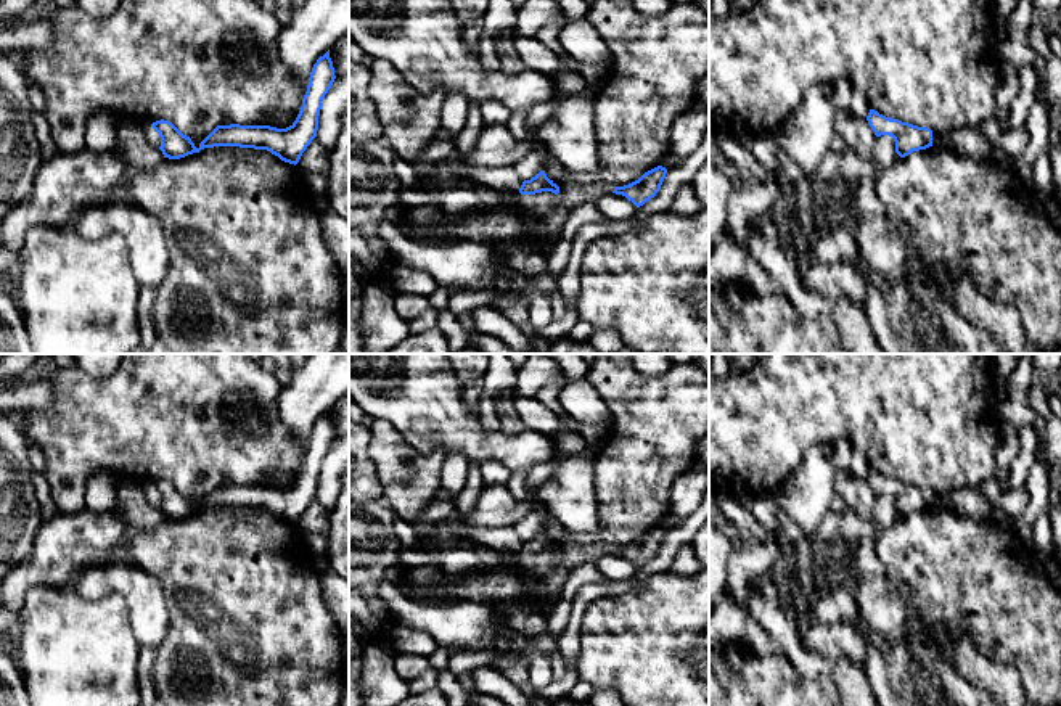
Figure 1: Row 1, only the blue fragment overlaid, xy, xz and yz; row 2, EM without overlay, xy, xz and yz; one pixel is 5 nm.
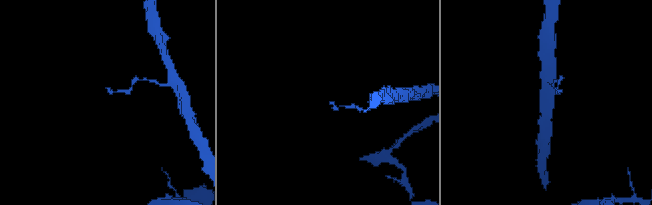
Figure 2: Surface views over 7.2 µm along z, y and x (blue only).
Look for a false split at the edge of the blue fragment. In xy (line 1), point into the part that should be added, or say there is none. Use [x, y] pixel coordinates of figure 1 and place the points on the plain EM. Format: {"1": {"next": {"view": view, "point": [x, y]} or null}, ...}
{"1": {"next": null}}

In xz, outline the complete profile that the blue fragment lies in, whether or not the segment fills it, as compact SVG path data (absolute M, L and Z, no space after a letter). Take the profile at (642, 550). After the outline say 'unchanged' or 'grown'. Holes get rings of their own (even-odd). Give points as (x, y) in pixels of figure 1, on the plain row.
M657 526L648 532L645 532L638 540L616 547L612 553L625 556L632 561L637 568L643 566L646 561L656 556L661 550L661 545L666 539L667 529Z; unchanged

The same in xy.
M330 410L312 428L307 452L302 458L296 481L286 489L270 486L217 486L196 508L190 497L183 495L172 482L156 481L151 484L161 497L164 518L180 519L204 508L240 507L267 510L281 521L297 524L302 513L317 497L322 462L334 442L334 428Z; unchanged

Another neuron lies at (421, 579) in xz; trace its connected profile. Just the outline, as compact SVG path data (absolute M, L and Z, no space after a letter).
M429 563L426 566L408 568L404 573L404 585L412 589L418 595L429 595L449 581L439 563Z

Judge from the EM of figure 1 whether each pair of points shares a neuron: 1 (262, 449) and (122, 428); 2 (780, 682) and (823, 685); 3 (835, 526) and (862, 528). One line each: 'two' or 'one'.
1: one
2: one
3: one

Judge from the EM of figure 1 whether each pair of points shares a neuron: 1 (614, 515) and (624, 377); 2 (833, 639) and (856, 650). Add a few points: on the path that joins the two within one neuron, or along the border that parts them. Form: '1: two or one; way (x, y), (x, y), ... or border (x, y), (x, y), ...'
1: one; way (634, 481), (634, 473), (643, 457), (645, 410)
2: one; way (838, 639), (851, 645)

